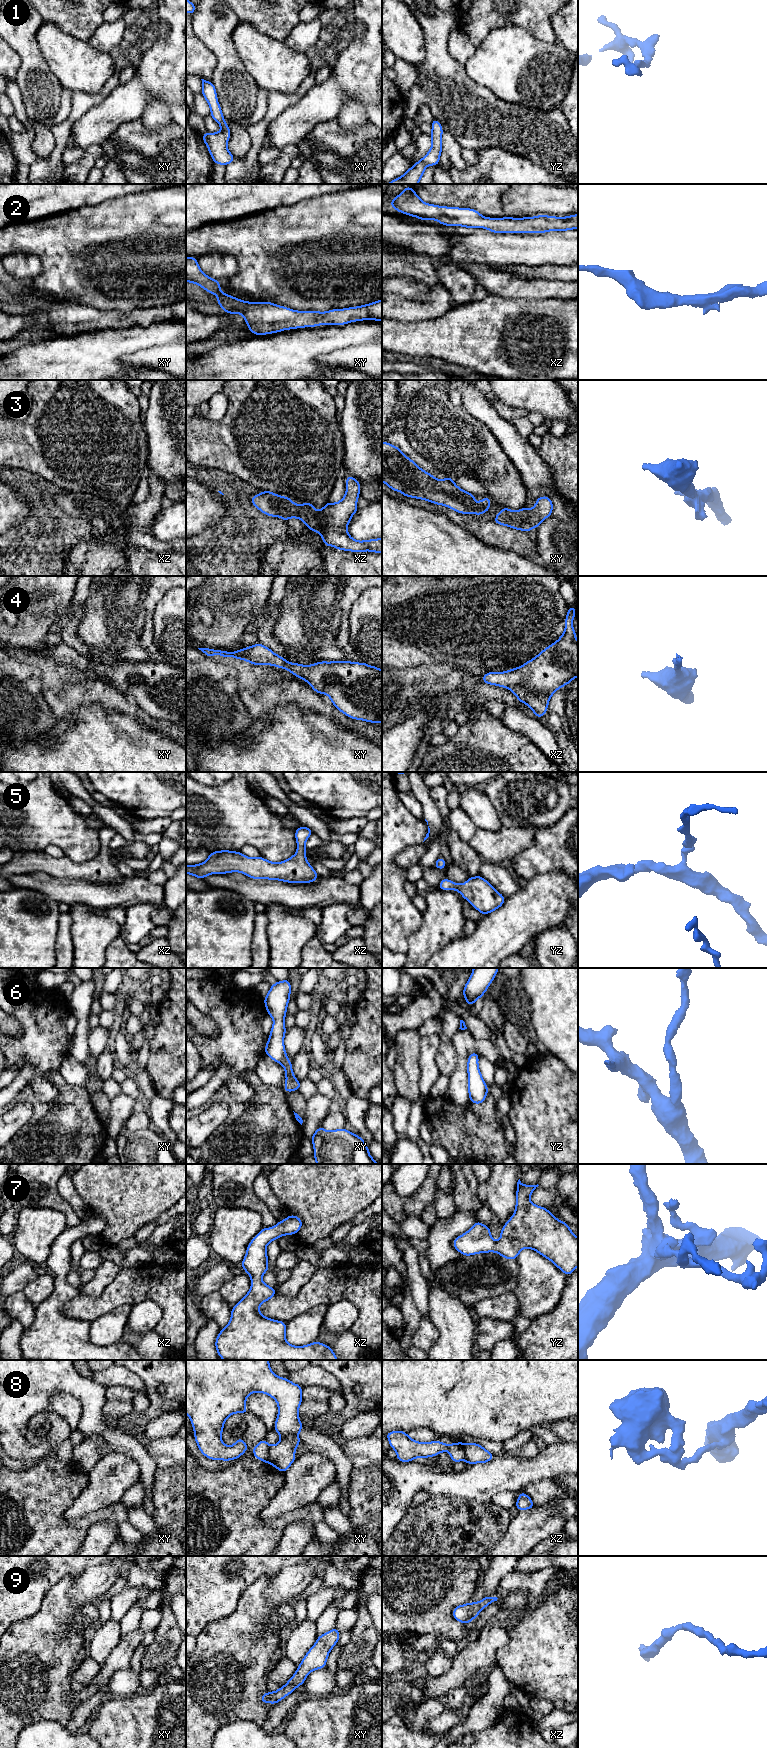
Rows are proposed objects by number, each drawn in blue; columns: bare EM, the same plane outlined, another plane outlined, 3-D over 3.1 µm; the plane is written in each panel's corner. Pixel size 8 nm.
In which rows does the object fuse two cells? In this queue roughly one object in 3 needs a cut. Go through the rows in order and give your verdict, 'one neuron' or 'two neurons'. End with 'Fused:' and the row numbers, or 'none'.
1: one neuron
2: one neuron
3: one neuron
4: one neuron
5: one neuron
6: one neuron
7: one neuron
8: two neurons
9: one neuron
Fused: 8

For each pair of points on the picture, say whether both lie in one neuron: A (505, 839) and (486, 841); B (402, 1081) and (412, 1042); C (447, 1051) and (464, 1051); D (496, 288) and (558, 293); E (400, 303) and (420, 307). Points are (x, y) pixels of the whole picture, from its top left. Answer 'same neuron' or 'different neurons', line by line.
A: same neuron
B: same neuron
C: different neurons
D: same neuron
E: same neuron

